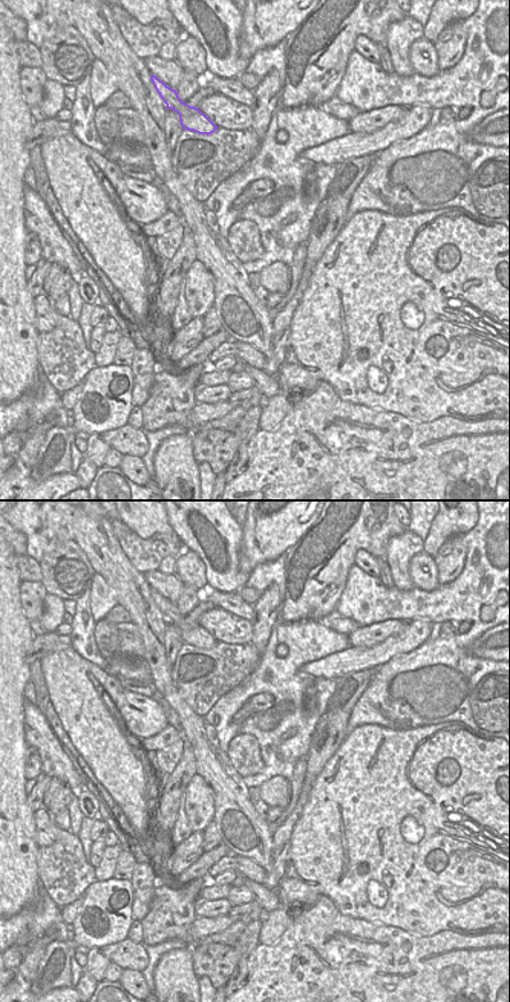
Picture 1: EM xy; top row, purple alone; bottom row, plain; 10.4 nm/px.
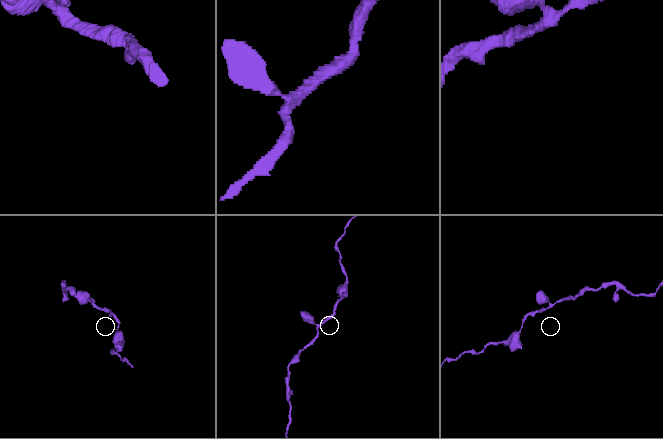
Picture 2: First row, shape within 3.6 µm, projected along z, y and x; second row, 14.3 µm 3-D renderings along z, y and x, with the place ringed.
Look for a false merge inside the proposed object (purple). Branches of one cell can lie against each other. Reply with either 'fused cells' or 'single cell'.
single cell

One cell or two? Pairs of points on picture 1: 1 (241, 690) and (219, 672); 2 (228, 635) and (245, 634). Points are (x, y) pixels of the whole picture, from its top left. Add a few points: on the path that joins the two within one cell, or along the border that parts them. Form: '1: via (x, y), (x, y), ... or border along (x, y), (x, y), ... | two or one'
1: border along (256, 667), (215, 701) | two
2: via (232, 634), (240, 634) | one

